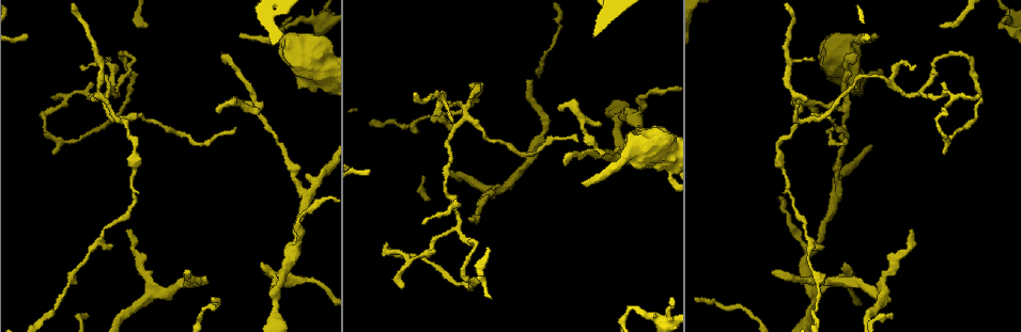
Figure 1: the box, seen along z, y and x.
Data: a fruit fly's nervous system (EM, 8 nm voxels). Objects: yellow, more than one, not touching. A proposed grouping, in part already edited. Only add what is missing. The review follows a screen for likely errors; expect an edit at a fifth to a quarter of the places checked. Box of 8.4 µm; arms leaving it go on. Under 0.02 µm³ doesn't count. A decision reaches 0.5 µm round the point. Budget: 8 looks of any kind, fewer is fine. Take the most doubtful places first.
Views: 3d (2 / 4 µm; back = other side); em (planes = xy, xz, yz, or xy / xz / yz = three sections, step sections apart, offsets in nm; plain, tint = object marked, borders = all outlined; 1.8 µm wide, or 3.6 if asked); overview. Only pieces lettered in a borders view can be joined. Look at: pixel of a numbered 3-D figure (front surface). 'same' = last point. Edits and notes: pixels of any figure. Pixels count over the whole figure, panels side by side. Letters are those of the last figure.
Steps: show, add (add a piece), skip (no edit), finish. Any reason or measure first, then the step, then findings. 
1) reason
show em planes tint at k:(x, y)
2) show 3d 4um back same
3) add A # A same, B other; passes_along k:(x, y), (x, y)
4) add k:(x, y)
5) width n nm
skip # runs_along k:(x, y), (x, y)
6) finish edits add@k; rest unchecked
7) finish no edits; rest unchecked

branch stops here
show 3d 2um at 1:(189, 272)

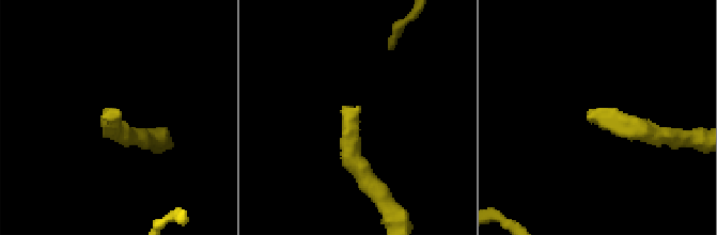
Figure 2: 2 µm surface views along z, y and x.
show em planes borders at 2:(360, 111)

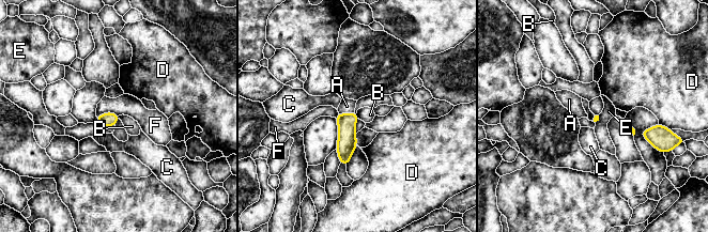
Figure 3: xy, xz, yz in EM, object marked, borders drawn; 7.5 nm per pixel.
add 3:(347, 106) # A same, B other, C other, D other, E other, F other; it goes on there

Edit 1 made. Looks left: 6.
redraw
show overview

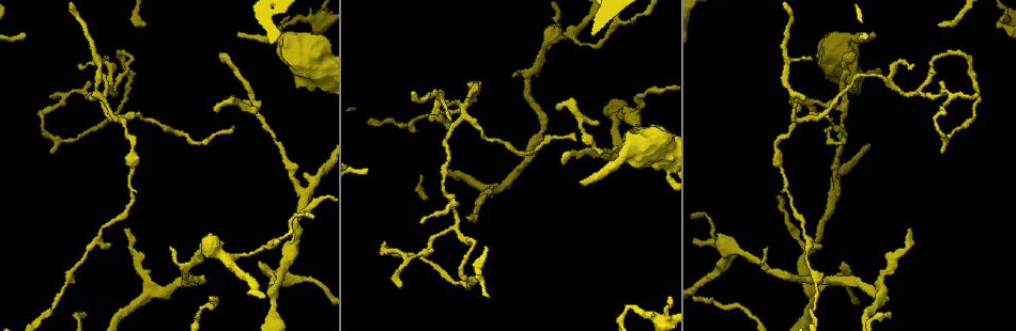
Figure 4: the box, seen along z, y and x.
free end
show em planes borders at 4:(581, 181)

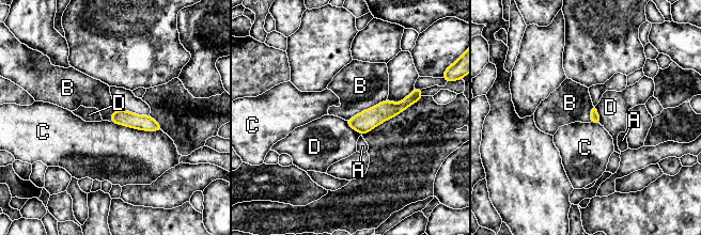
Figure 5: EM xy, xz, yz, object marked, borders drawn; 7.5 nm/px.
longest_contact C 400 nm
skip # A other, B other, C other, D other; runs_along 5:(411, 98), (367, 121), (349, 121); no lettered piece goes on from it

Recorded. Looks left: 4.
show 3d 4um at 4:(124, 230)

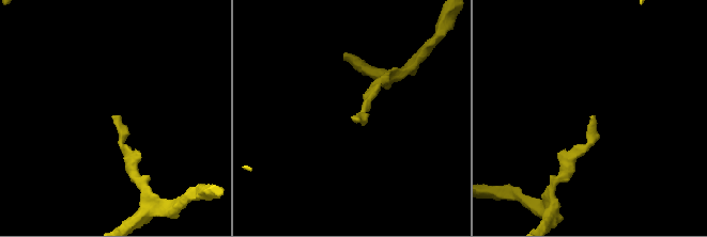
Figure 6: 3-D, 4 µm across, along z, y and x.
show em yz step 16 tint at 6:(354, 119)

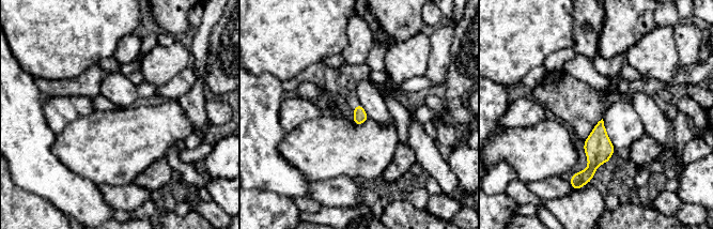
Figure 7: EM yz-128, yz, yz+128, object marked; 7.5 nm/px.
cut it another way
show em planes borders same

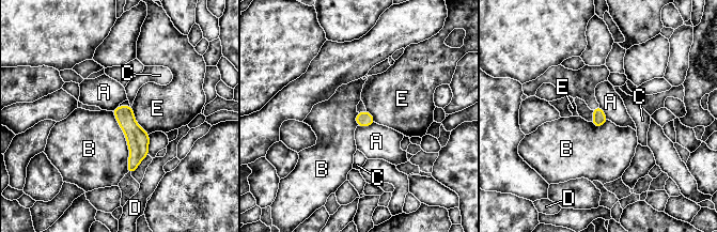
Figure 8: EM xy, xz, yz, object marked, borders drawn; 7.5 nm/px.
longest_contact B 480 nm
skip # A other, B other, C other, D other, E other; none of them fits

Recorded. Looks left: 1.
branch stops here
show em planes borders at 4:(602, 155)

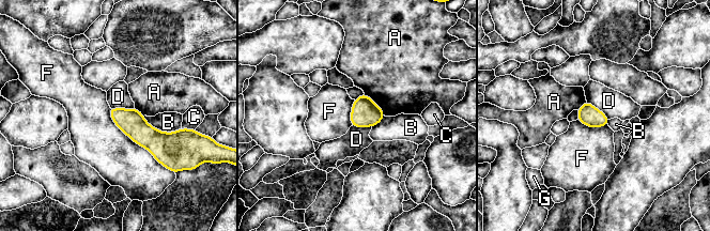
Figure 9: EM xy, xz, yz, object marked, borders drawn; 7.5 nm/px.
skip # A other, B other, C other, D other, F other, G other; border 9:(109, 108), (113, 123), (169, 170); no lettered piece goes on from it

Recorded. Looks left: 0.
finish edits add@3; rest unchecked

